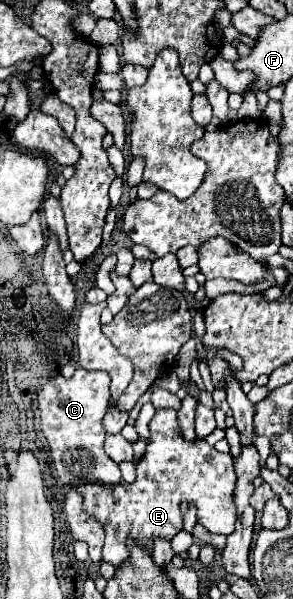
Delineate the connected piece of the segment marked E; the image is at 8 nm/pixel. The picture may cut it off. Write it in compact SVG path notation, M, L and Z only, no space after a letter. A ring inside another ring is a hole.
M175 409L157 411L149 423L149 431L151 437L147 441L145 455L137 463L137 479L133 483L121 483L113 487L113 491L101 483L77 485L77 491L83 497L83 509L105 529L103 561L113 567L121 567L129 559L127 539L133 539L153 551L157 537L171 539L182 530L180 504L183 501L195 503L197 523L207 531L221 535L233 533L233 487L237 479L233 471L233 457L229 453L219 453L205 439L185 441L185 437L181 437Z

